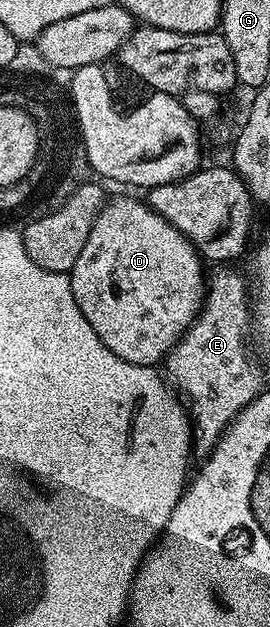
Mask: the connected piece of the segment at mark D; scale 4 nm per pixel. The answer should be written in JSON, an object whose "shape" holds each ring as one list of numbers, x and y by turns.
{"shape":[[111,198,107,202,106,206,102,208,102,212,96,217,96,225,92,225,92,233,88,233,88,241,84,241,84,249,80,249,80,257,76,257,76,265,68,274,72,285,72,297,76,301,76,305,80,305,80,313,84,313,84,321,88,321,88,325,92,325,96,337,100,337,100,341,104,341,104,345,108,345,108,349,112,349,112,353,116,353,116,357,120,357,132,365,154,367,165,360,166,354,181,341,182,334,198,318,198,313,202,310,202,301,206,297,208,279,205,274,202,276,204,260,193,245,175,227,168,225,168,221,164,221,164,217,156,214,150,208,149,203,141,198,138,199]]}

